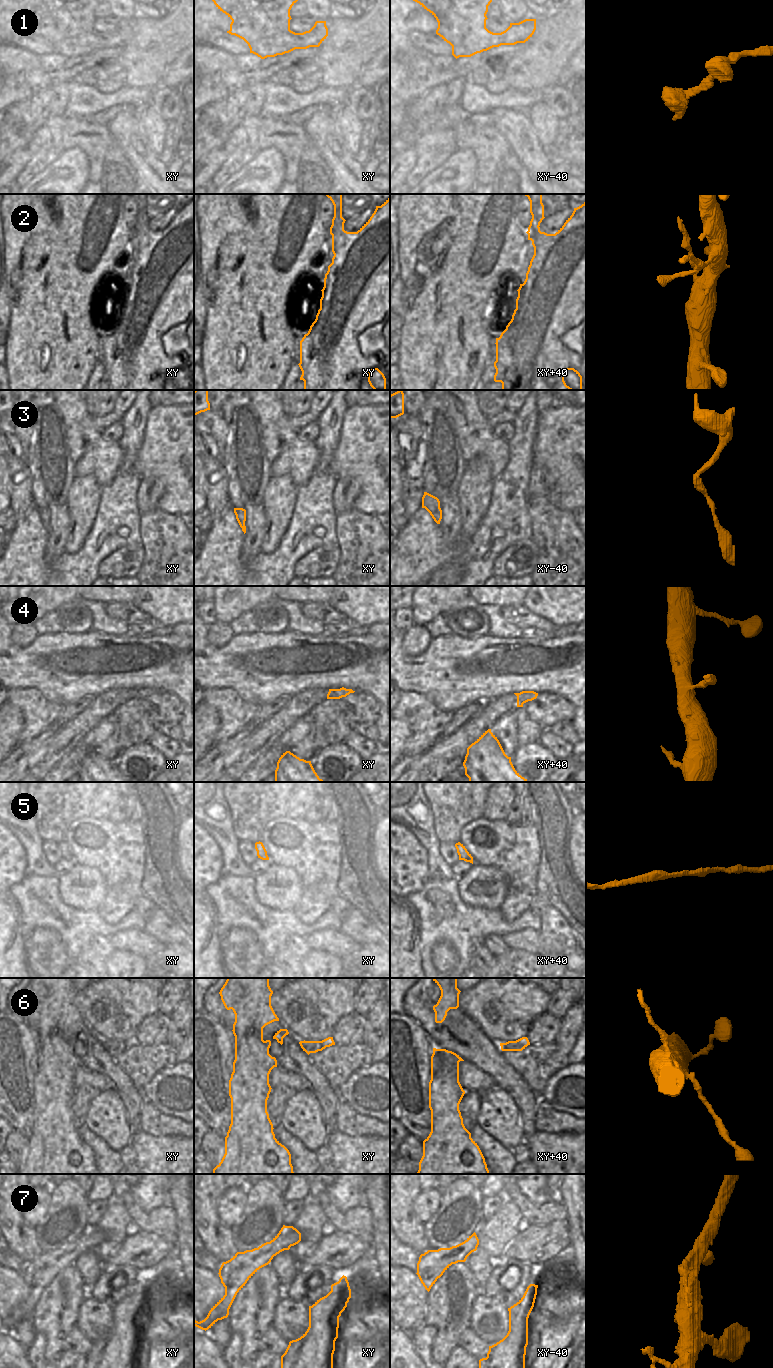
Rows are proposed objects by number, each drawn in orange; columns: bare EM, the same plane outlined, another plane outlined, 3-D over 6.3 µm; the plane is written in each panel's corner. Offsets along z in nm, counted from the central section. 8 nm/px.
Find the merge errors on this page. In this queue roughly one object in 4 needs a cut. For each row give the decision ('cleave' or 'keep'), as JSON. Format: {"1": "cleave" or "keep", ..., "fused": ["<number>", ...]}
{"1": "keep", "2": "cleave", "3": "keep", "4": "keep", "5": "keep", "6": "keep", "7": "cleave", "fused": ["2", "7"]}

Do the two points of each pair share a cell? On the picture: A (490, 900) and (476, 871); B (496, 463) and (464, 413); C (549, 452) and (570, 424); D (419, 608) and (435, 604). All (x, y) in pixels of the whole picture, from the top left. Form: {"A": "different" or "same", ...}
{"A": "same", "B": "same", "C": "same", "D": "same"}

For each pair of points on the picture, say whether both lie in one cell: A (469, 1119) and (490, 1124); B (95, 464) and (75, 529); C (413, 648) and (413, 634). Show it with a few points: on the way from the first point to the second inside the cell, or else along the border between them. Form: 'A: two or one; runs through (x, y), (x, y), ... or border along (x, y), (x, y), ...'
A: two; border along (481, 1098), (481, 1107), (476, 1122)
B: two; border along (76, 475), (92, 474), (101, 488)
C: one; runs through (413, 645), (413, 637)

